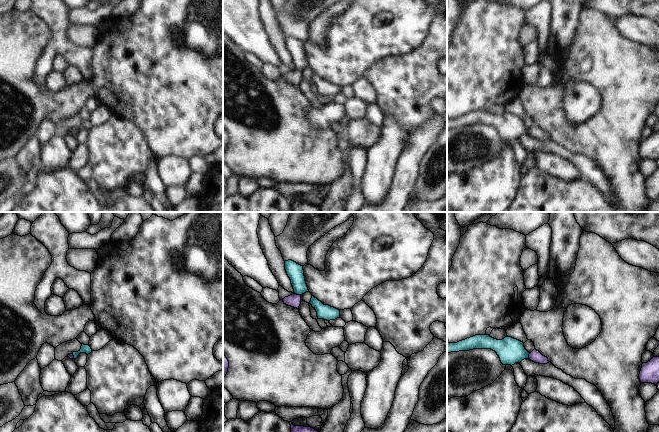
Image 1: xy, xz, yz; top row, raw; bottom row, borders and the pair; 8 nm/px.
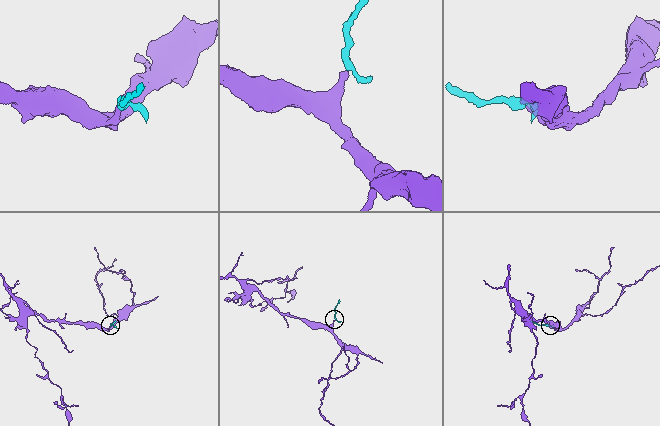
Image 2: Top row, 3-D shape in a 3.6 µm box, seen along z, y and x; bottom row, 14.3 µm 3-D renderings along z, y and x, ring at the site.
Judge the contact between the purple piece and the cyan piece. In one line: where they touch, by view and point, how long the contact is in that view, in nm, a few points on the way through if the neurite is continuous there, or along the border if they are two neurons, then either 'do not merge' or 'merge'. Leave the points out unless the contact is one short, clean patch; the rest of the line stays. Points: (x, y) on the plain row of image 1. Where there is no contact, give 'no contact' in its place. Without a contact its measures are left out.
xz (296, 70) | 60 nm | across xz (294, 76), (296, 70), (297, 52), (295, 48) | merge

